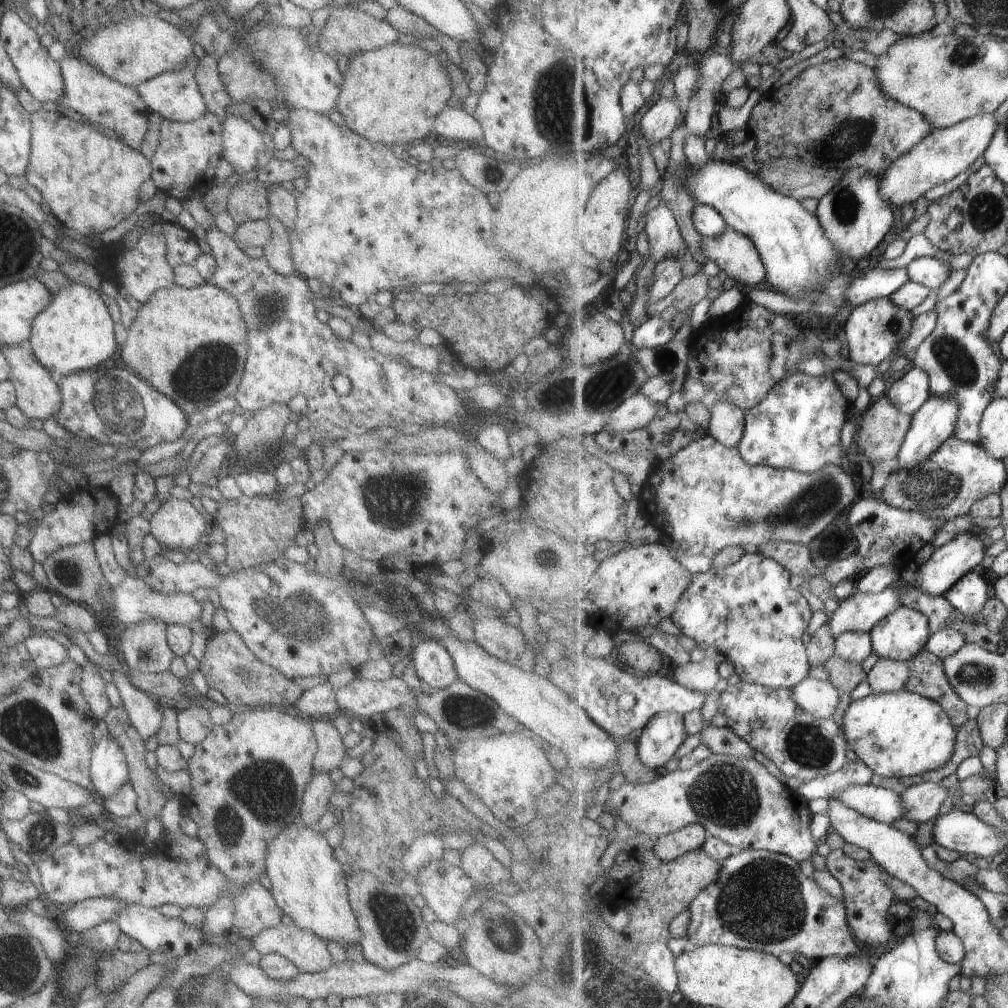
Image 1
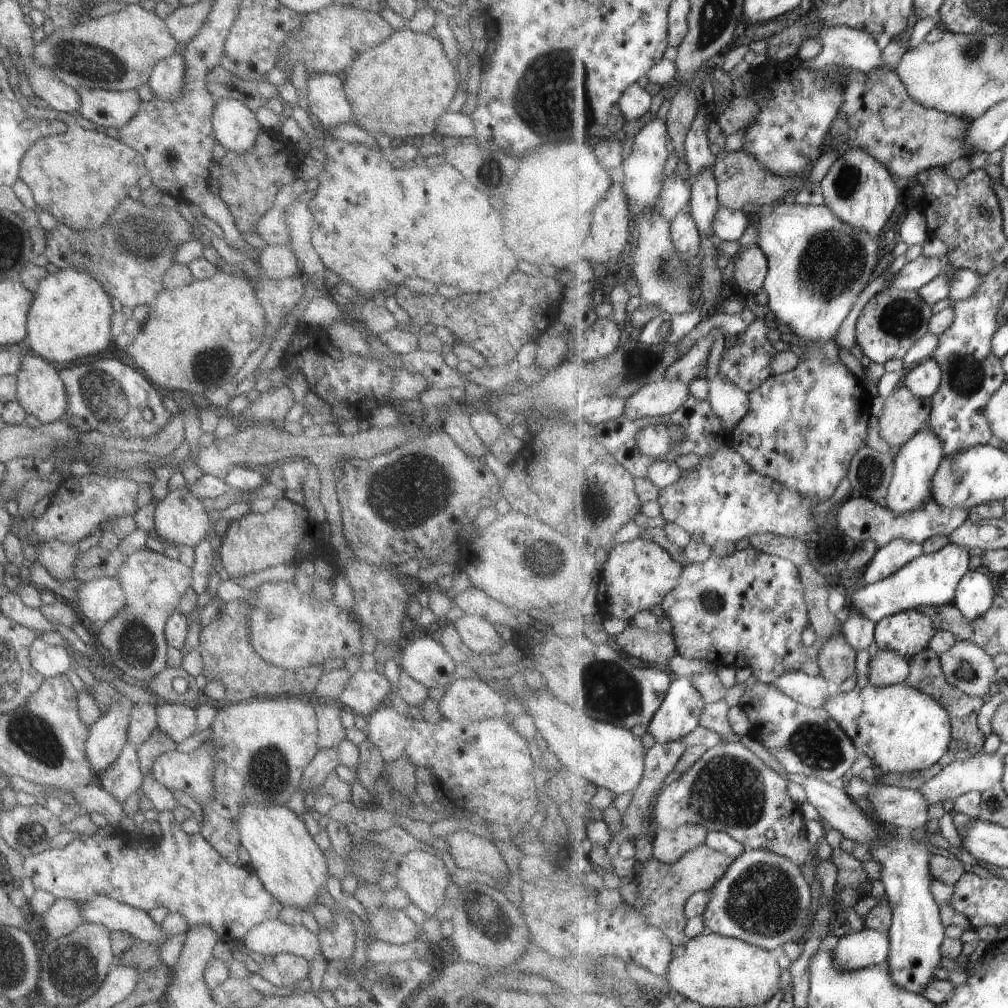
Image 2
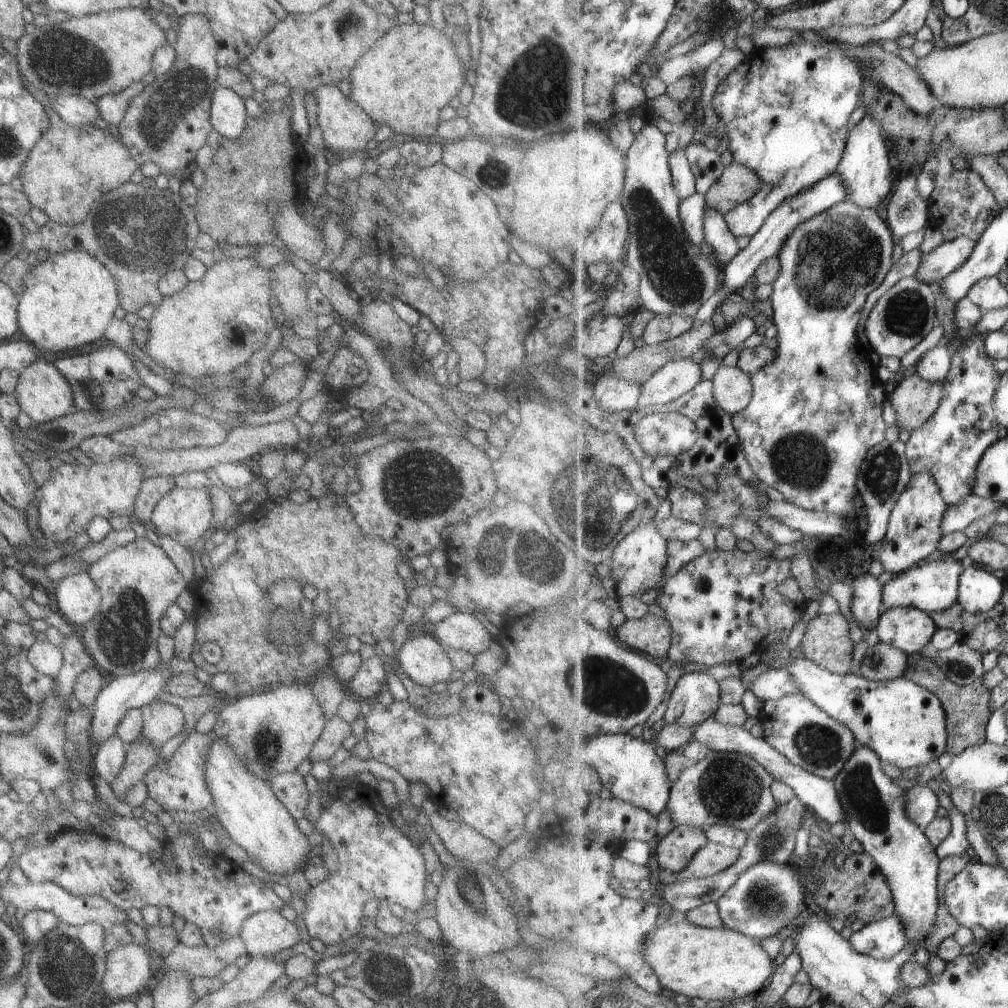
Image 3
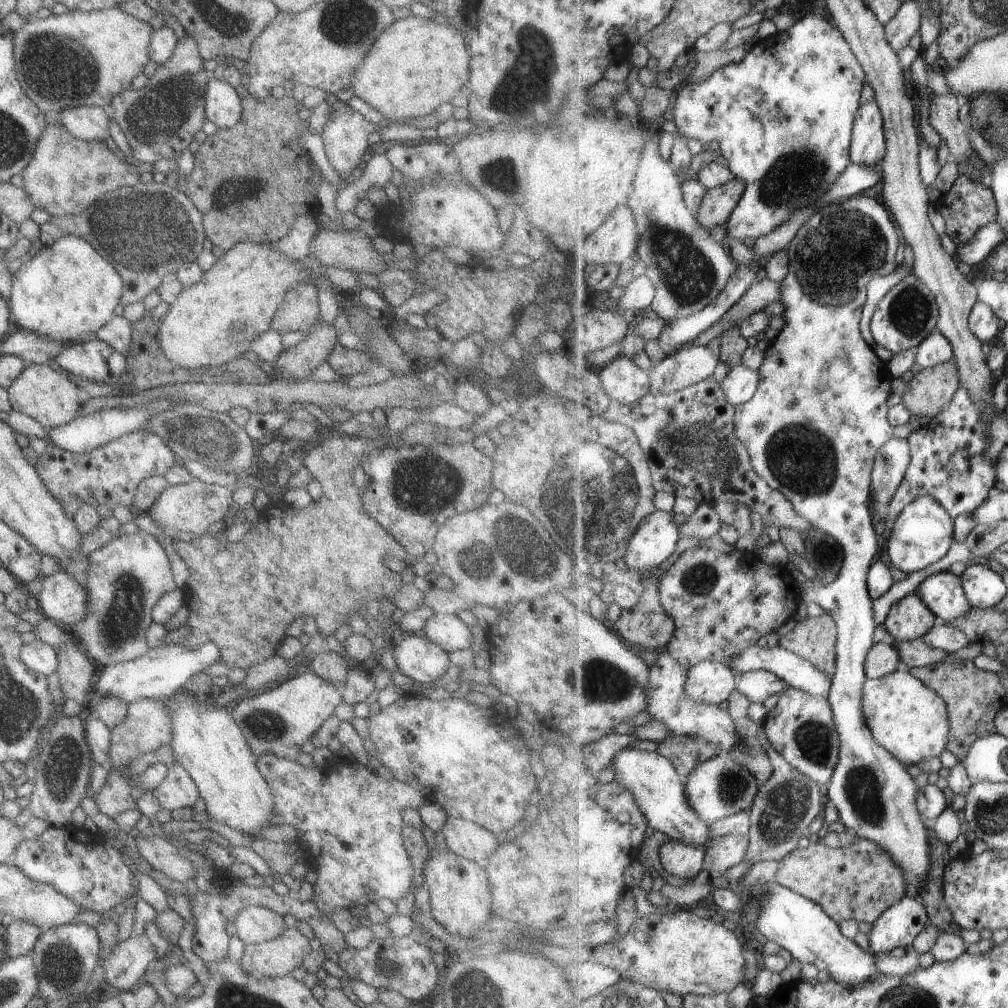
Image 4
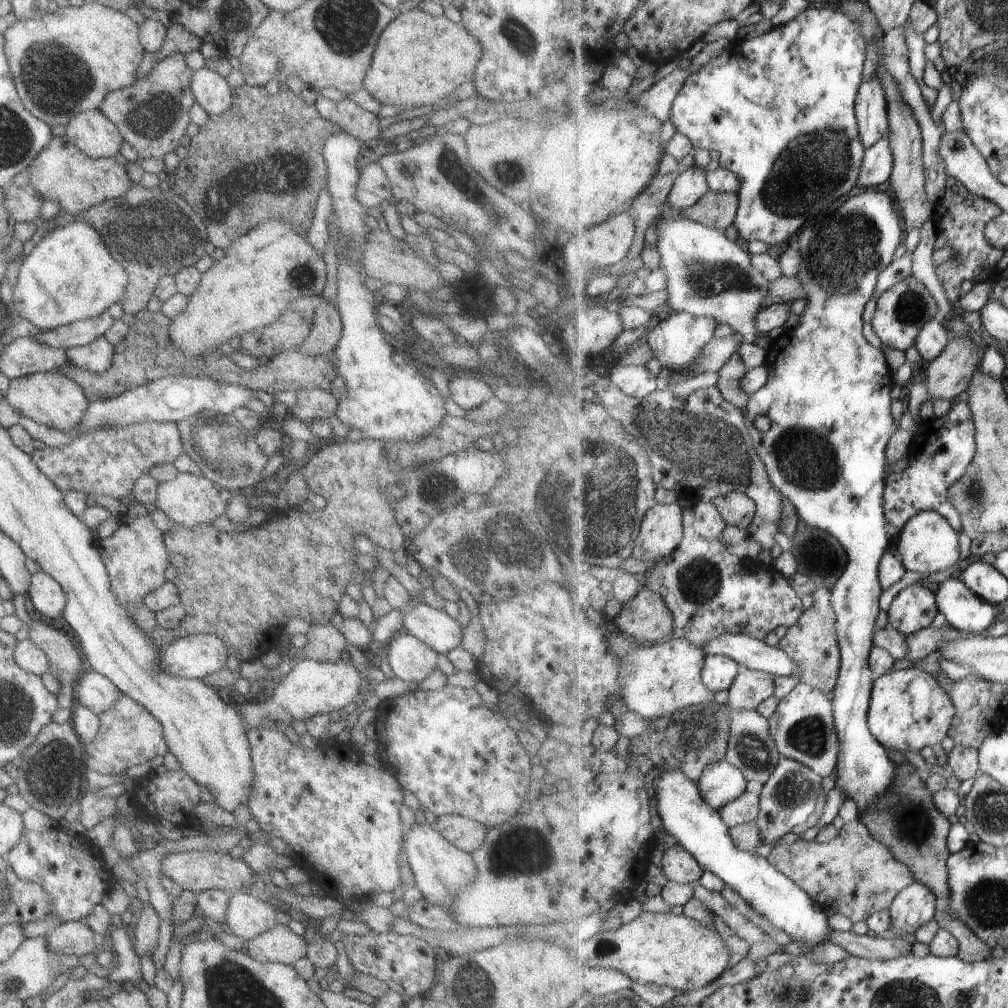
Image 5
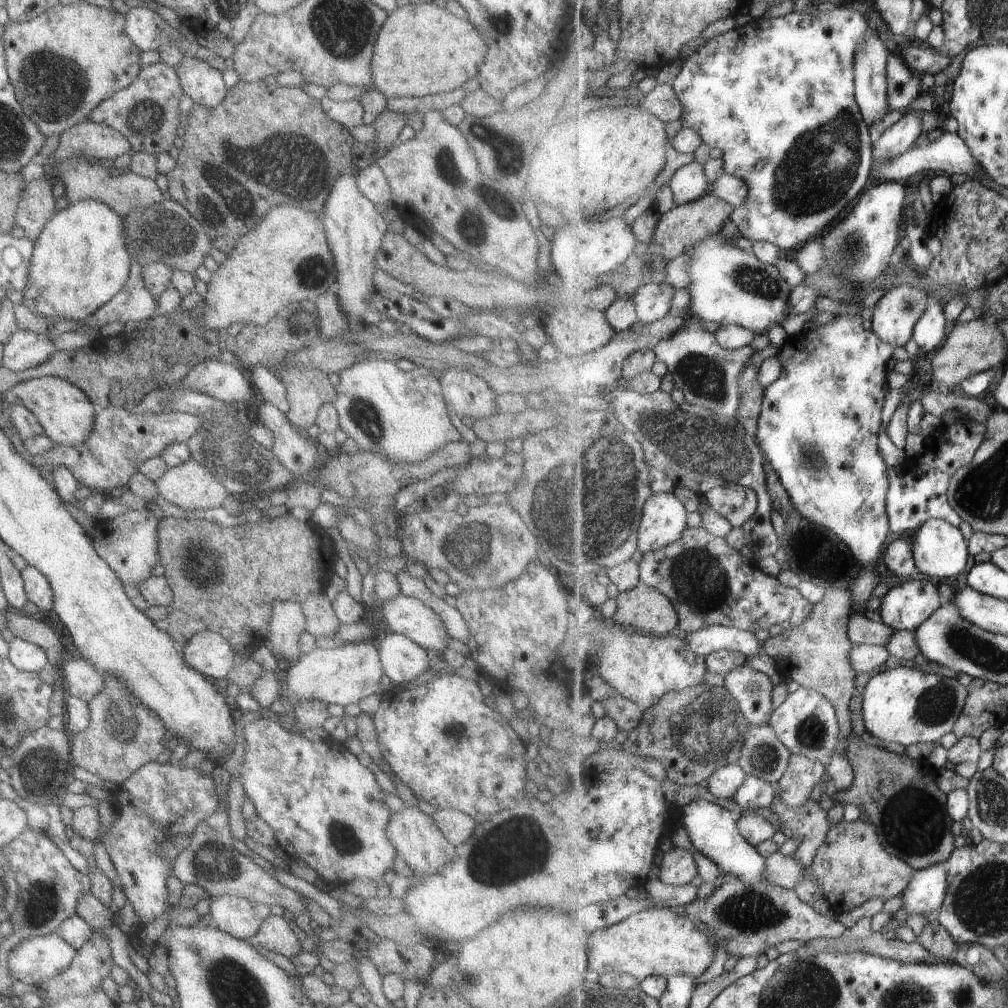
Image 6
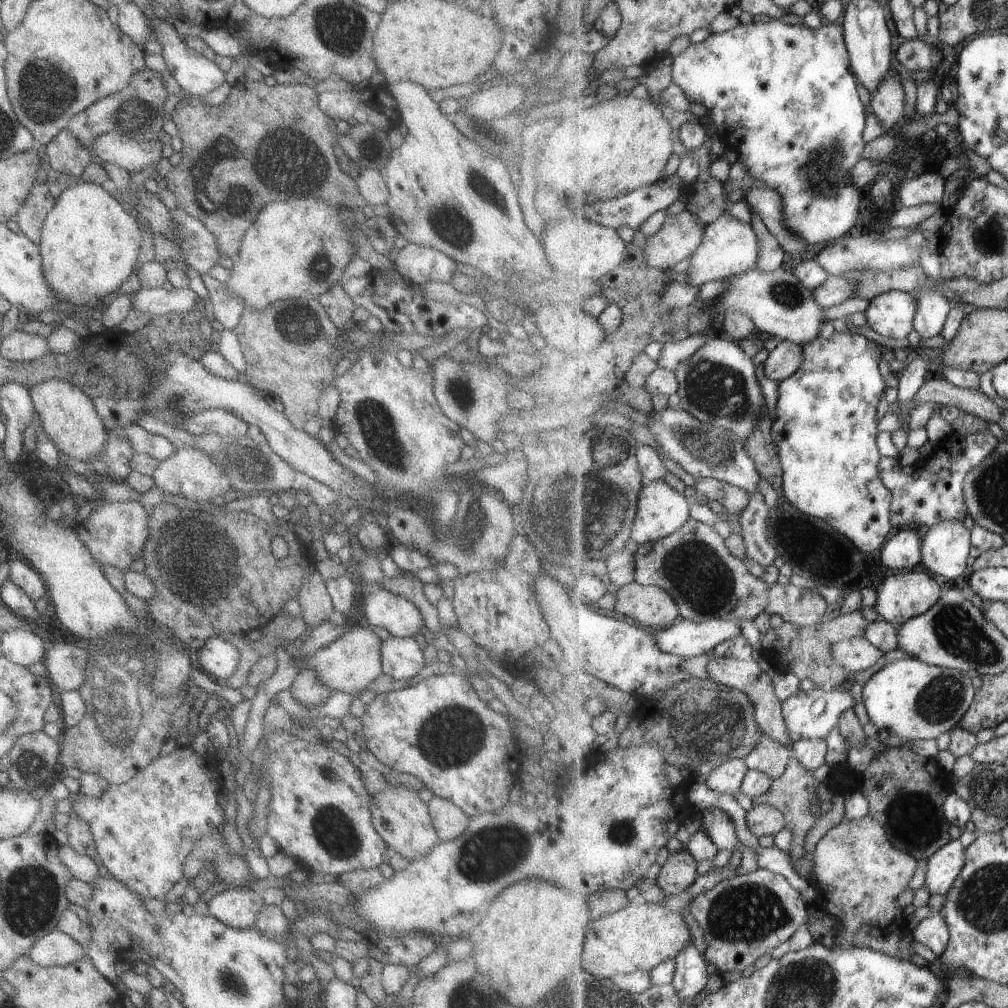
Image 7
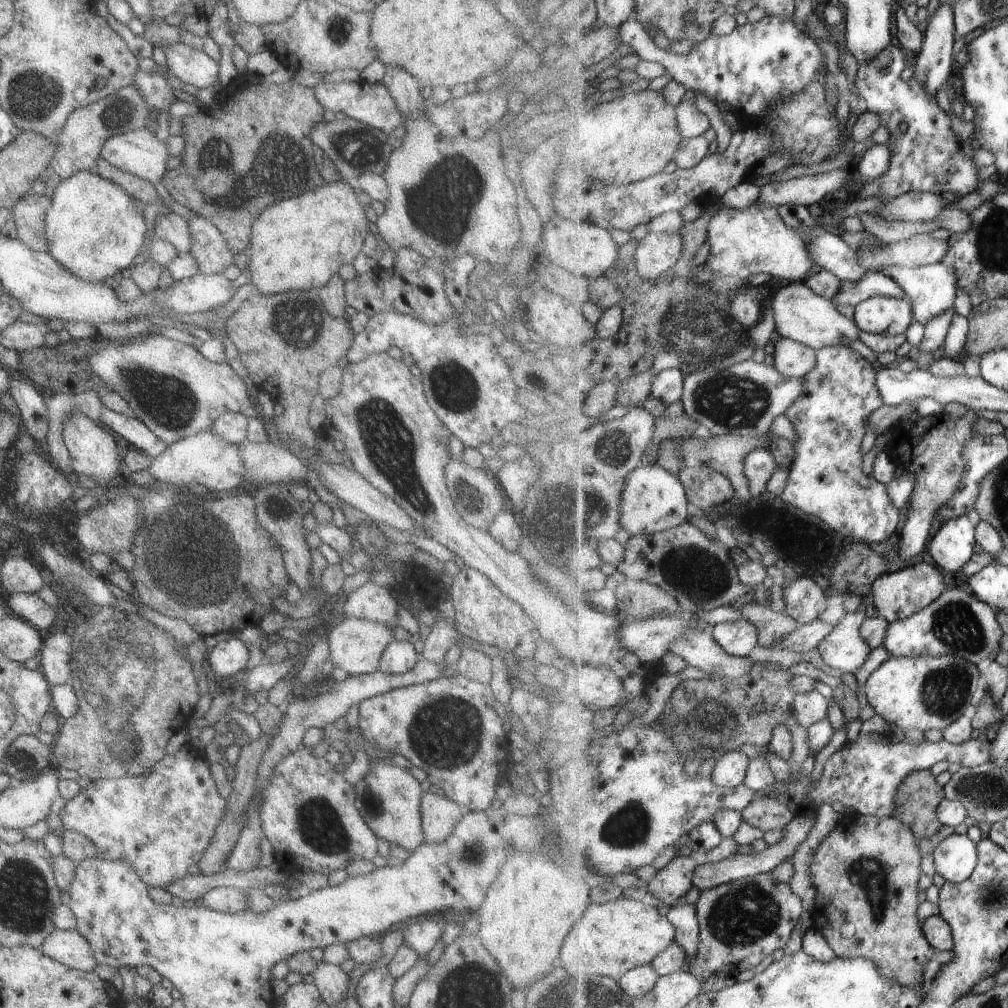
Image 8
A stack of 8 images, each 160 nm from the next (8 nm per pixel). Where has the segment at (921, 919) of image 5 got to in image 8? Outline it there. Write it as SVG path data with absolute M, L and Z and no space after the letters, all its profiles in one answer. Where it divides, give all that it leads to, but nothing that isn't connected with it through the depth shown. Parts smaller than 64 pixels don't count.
M953 833L940 843L934 843L933 855L936 872L941 874L946 882L961 883L974 874L979 864L979 844L973 842L969 836Z

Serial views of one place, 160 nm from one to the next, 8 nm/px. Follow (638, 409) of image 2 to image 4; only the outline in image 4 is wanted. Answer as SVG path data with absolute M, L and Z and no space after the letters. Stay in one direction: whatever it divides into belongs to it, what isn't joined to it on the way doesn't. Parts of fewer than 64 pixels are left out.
M693 345L679 349L656 364L650 370L651 388L654 395L668 395L696 385L713 376L721 358L709 348Z

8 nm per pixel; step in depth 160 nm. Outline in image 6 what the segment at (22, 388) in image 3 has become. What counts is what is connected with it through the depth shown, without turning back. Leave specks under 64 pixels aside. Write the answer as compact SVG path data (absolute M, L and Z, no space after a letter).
M39 377L18 382L2 393L2 403L4 406L11 403L23 405L35 415L44 435L54 445L65 446L78 445L78 442L85 440L96 411L84 392L59 377Z

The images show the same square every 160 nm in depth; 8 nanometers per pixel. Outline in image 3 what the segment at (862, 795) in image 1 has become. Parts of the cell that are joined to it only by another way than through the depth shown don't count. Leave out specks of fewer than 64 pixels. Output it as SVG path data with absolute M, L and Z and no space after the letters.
M914 785L906 791L906 813L923 830L935 820L939 810L939 798L928 785Z

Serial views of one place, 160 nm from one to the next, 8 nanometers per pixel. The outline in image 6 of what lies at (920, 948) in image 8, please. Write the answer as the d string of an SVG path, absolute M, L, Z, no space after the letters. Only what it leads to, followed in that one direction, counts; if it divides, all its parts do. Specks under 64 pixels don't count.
M843 819L832 826L827 840L819 847L809 866L800 864L793 856L784 856L778 850L765 858L765 862L765 880L768 883L785 889L795 889L805 880L815 880L836 911L859 908L873 898L881 898L884 902L891 900L903 894L916 871L882 845L878 828L873 823L861 819Z

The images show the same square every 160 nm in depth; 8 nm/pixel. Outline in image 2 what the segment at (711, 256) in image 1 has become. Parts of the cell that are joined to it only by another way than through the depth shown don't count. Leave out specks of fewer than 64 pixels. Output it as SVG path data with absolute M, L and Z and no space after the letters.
M757 243L743 247L735 262L732 282L743 290L758 292L764 288L769 272L767 255Z

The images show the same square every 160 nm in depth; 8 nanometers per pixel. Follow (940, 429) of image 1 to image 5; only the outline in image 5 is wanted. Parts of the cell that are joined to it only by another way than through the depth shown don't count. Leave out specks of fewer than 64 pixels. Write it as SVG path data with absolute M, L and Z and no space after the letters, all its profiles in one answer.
M923 511L911 518L899 531L896 552L902 558L906 570L924 575L941 572L959 560L959 533L939 512Z

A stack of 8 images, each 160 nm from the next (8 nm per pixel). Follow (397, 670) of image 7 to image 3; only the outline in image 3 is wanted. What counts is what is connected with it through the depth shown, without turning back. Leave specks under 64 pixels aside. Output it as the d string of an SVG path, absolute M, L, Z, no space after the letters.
M431 634L406 638L395 652L394 662L403 669L411 682L422 687L448 682L453 675L444 647Z

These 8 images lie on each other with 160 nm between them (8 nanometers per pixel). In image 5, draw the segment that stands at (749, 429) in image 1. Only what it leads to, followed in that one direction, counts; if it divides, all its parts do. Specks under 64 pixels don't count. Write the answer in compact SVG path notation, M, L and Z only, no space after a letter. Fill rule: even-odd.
M864 189L864 192L847 199L843 203L843 206L840 206L839 210L835 211L835 214L824 215L823 218L809 222L809 224L800 230L798 240L802 254L802 265L797 277L801 279L801 284L805 289L807 305L804 312L799 316L799 322L793 328L782 332L768 348L768 357L765 365L770 372L769 380L761 390L758 390L755 394L750 396L750 401L746 408L746 423L750 429L751 436L753 436L755 450L758 451L762 461L766 464L767 472L775 488L781 492L785 499L789 499L793 503L797 514L807 525L813 526L813 528L817 528L821 531L827 530L827 532L830 532L845 546L845 550L847 550L847 554L849 554L847 568L844 570L844 573L837 578L837 582L833 585L830 594L831 602L836 612L836 631L842 656L838 681L833 692L831 692L834 706L834 719L836 722L835 726L838 730L841 745L835 786L846 794L846 801L853 801L857 804L861 813L865 813L879 797L882 797L889 790L889 787L895 782L898 769L898 766L889 758L886 746L883 746L882 743L878 741L878 738L875 738L875 735L871 732L868 723L868 710L870 709L870 700L872 699L872 690L874 689L875 682L874 672L870 667L870 652L875 646L874 638L878 630L877 618L879 618L879 614L881 614L881 612L879 612L879 596L881 596L881 592L883 592L879 578L879 565L882 561L882 556L887 552L887 548L889 548L889 532L891 532L892 529L887 522L884 506L886 480L890 473L889 468L886 466L886 448L890 444L890 440L894 437L894 434L899 432L900 428L898 422L893 420L893 414L891 414L891 404L893 404L891 392L893 392L893 386L895 385L891 367L889 366L882 347L875 348L875 346L871 346L871 344L865 340L865 336L863 336L863 326L865 326L865 324L863 324L863 313L869 299L875 294L877 278L879 278L879 274L883 272L883 268L887 268L887 266L893 262L895 259L895 250L897 250L897 248L901 246L901 242L903 242L903 233L905 233L905 231L903 231L903 226L901 226L901 216L897 214L897 206L895 206L895 203L897 202L891 198L891 194L883 194L883 192L877 192L875 189ZM761 414L767 415L771 420L771 427L766 432L759 432L759 430L755 428L755 420L757 420L757 416L761 416Z

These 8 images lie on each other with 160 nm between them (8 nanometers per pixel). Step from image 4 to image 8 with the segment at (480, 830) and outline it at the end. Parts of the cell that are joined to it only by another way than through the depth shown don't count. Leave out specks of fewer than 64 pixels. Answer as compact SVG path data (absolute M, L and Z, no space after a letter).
M427 791L420 796L420 827L425 843L440 843L469 810L443 795Z

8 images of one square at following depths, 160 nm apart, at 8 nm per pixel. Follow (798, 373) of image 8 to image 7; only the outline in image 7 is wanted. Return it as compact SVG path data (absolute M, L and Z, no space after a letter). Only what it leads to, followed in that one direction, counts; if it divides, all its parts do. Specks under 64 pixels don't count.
M781 341L763 361L765 376L776 383L783 382L801 366L802 360L802 345Z

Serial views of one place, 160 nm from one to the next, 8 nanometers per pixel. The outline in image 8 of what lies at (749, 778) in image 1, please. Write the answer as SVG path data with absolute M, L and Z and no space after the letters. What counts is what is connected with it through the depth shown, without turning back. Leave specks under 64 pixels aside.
M730 751L716 761L710 776L719 786L736 788L745 783L750 760L740 751Z

